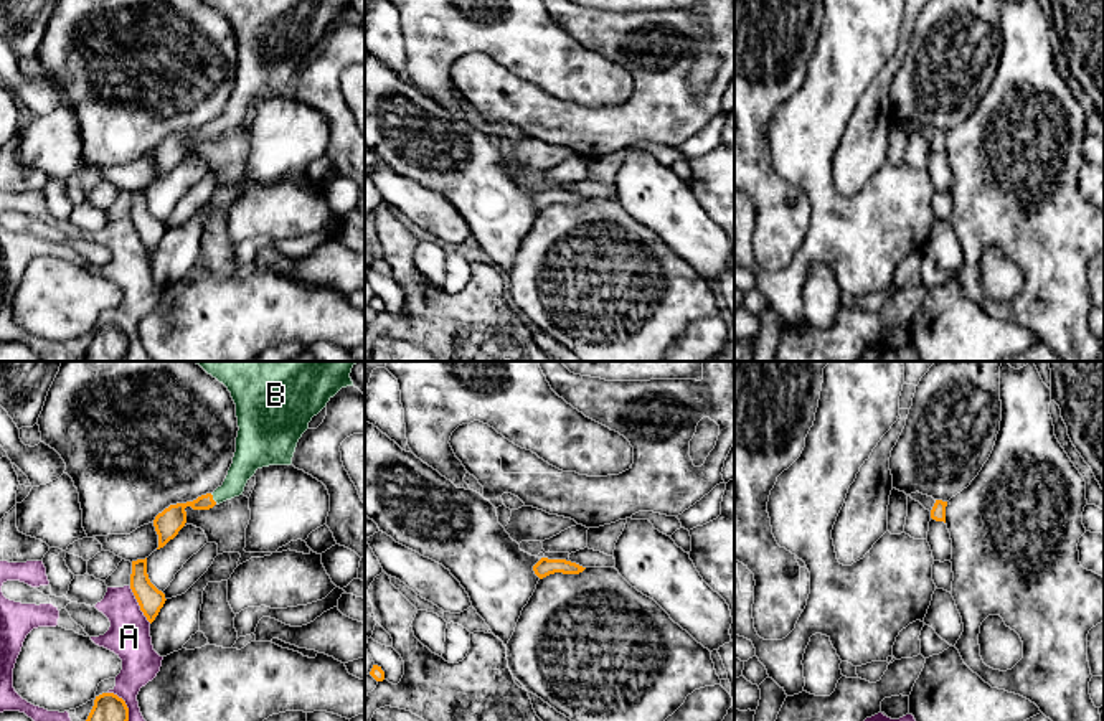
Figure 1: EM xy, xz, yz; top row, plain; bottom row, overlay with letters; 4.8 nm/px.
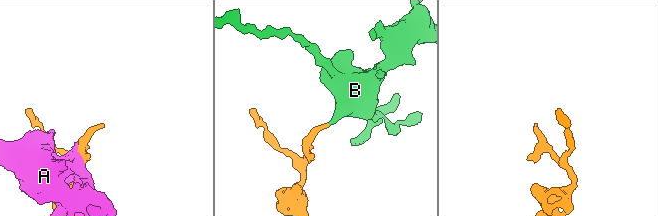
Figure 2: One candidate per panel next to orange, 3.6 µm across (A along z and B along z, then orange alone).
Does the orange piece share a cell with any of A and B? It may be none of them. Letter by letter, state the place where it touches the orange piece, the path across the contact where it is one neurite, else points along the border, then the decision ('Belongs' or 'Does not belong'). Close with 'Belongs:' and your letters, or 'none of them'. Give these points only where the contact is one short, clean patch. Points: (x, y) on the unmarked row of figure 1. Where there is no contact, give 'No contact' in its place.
A: Touches orange at xy (139, 235). Does not belong
B: Touches orange at xy (212, 129). Path across: xy (167, 154), (187, 134), (212, 129), (236, 109), (246, 91). Belongs
Belongs: B

